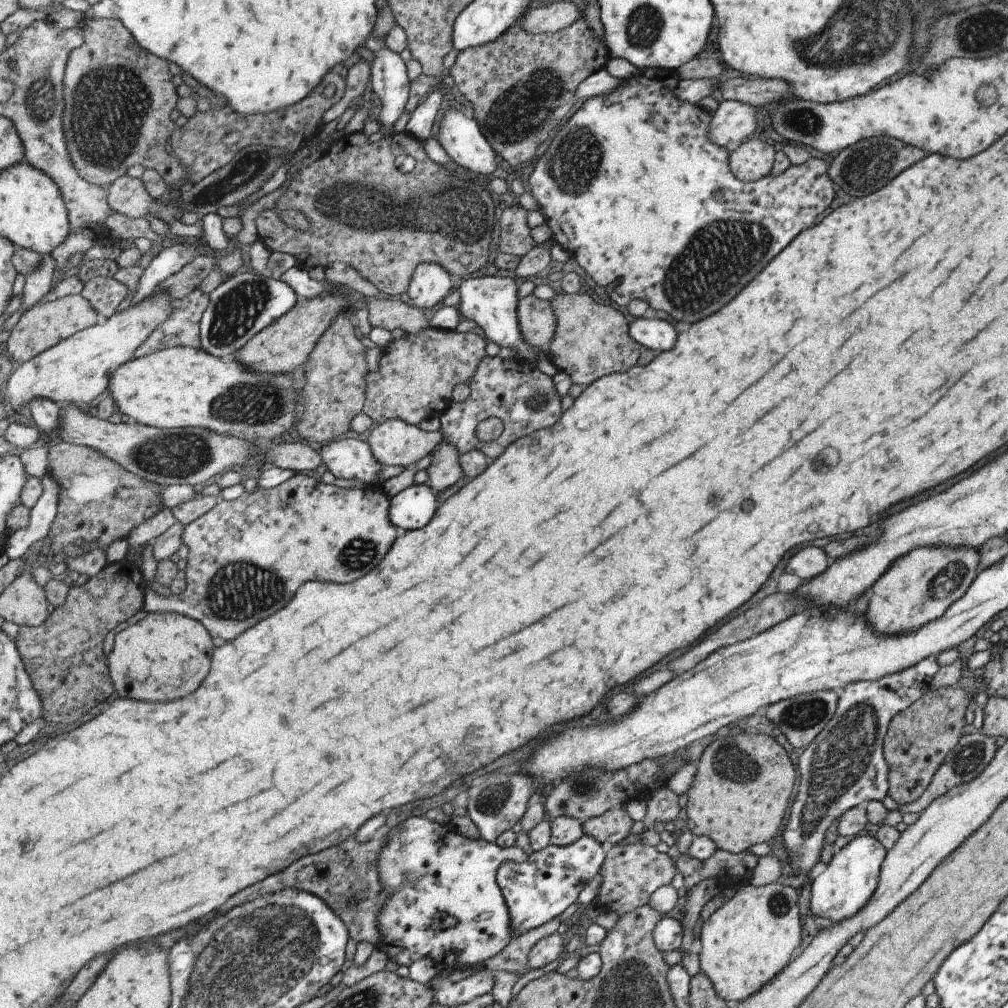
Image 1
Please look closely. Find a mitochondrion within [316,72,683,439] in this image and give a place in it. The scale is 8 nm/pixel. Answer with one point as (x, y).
(573, 173)

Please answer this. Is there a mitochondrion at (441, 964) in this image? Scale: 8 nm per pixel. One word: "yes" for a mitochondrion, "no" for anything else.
no

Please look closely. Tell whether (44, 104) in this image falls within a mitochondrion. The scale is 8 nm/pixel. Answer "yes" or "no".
yes

